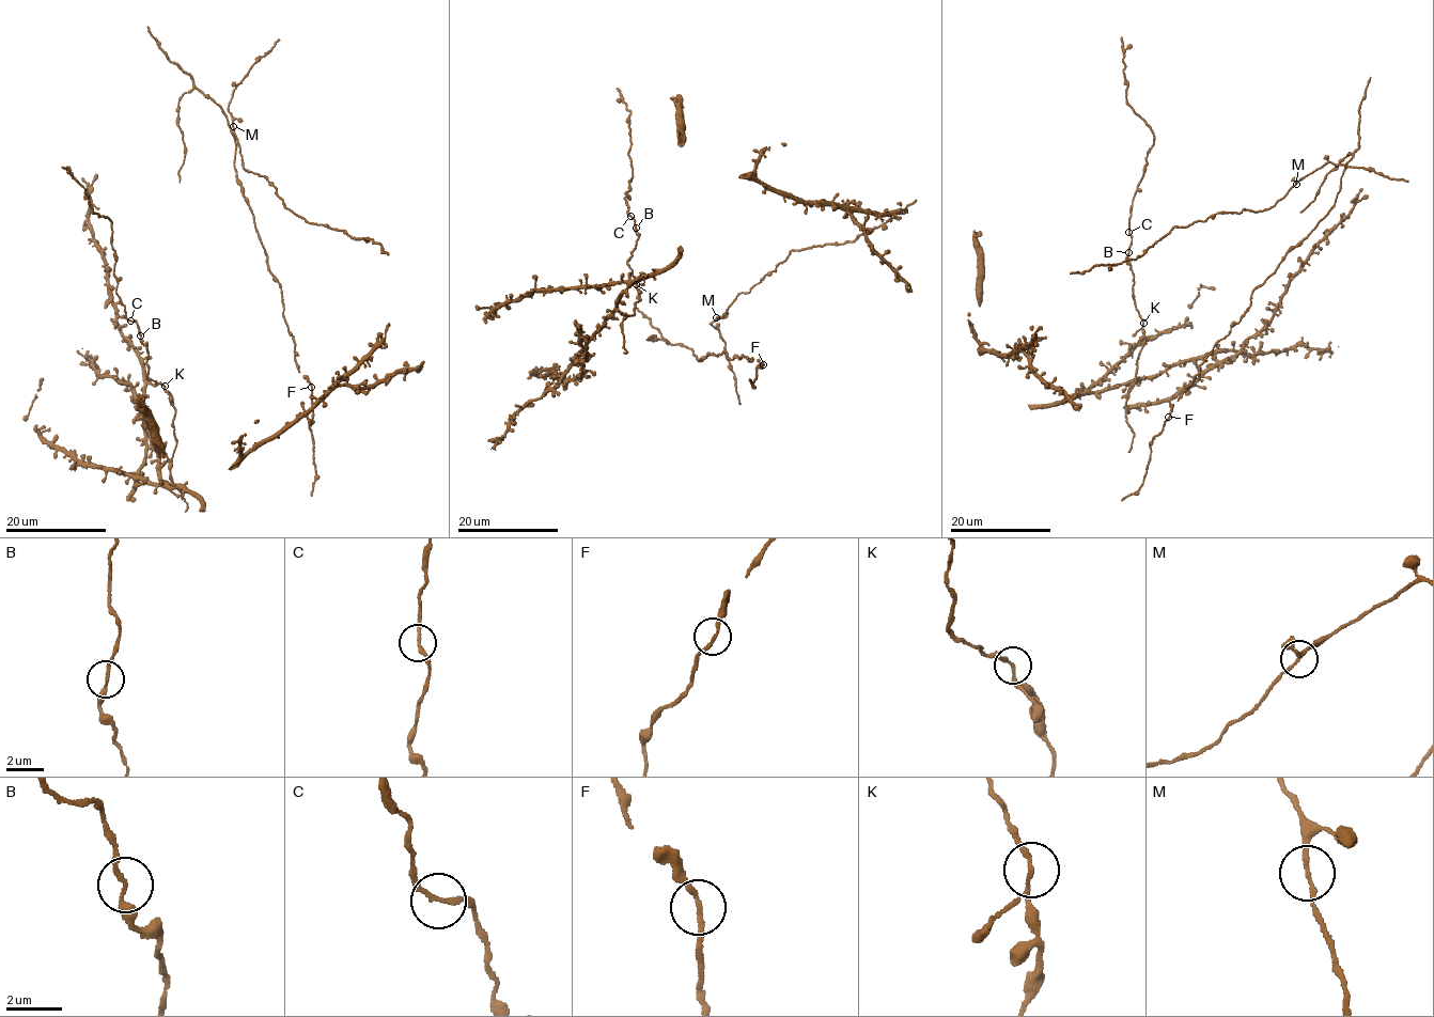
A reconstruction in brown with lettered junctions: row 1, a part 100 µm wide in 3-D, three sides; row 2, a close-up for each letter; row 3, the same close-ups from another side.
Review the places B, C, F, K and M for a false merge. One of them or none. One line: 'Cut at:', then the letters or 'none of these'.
Cut at: none of these

